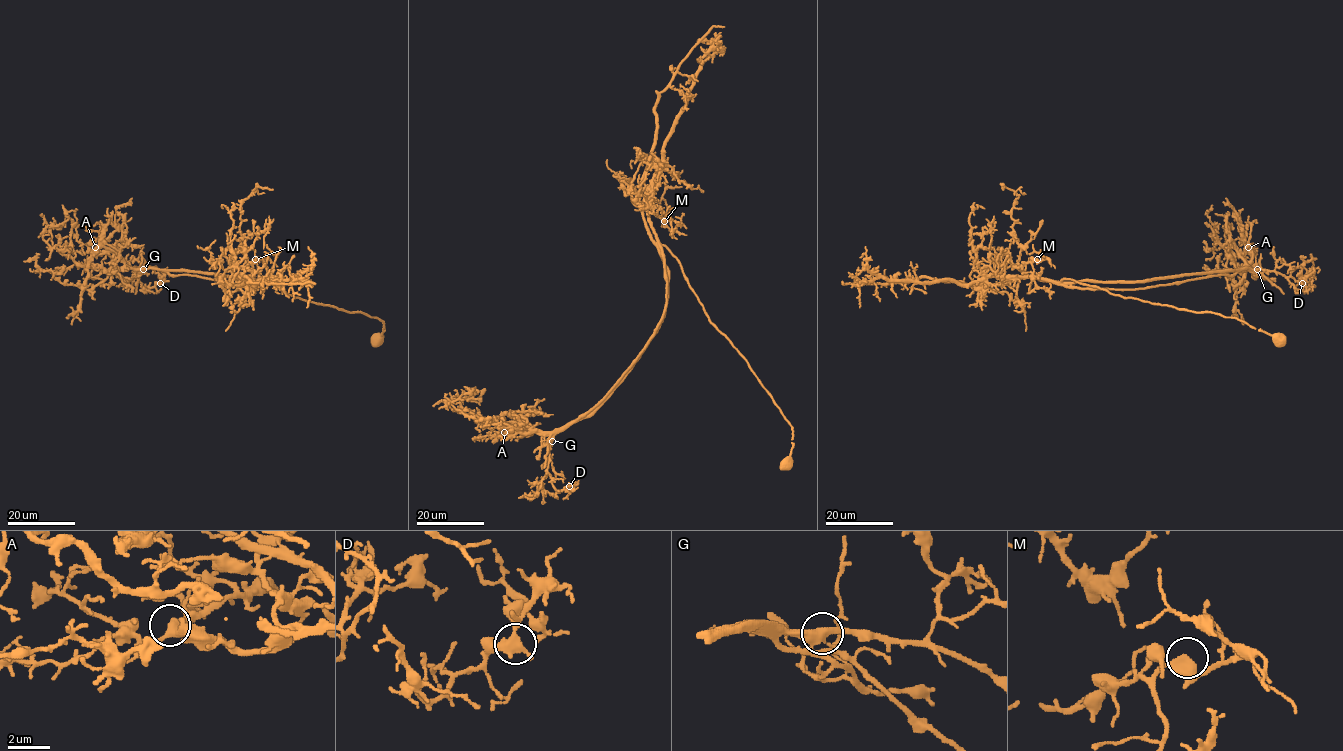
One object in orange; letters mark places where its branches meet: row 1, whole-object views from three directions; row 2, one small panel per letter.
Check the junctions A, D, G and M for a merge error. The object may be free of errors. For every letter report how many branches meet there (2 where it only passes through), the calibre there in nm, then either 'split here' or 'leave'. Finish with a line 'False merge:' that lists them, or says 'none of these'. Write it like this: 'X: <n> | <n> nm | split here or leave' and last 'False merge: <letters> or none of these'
A: 3 | 360 nm | leave
D: 3 | 360 nm | leave
G: 3 | 400 nm | split here
M: 3 | 400 nm | leave
False merge: G

